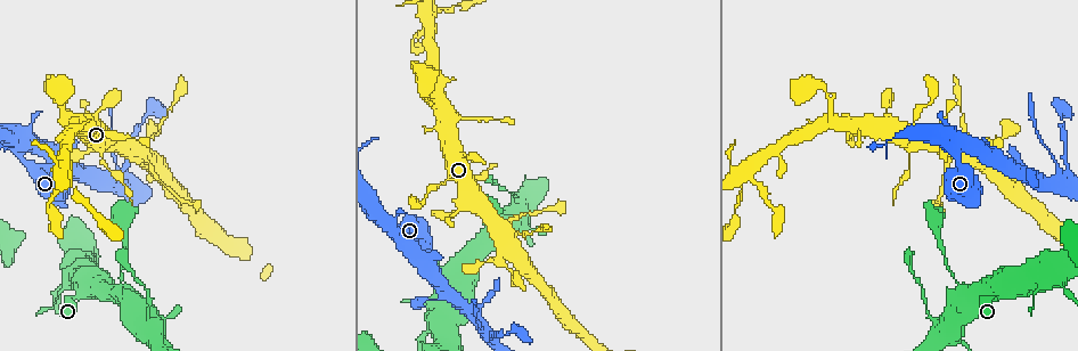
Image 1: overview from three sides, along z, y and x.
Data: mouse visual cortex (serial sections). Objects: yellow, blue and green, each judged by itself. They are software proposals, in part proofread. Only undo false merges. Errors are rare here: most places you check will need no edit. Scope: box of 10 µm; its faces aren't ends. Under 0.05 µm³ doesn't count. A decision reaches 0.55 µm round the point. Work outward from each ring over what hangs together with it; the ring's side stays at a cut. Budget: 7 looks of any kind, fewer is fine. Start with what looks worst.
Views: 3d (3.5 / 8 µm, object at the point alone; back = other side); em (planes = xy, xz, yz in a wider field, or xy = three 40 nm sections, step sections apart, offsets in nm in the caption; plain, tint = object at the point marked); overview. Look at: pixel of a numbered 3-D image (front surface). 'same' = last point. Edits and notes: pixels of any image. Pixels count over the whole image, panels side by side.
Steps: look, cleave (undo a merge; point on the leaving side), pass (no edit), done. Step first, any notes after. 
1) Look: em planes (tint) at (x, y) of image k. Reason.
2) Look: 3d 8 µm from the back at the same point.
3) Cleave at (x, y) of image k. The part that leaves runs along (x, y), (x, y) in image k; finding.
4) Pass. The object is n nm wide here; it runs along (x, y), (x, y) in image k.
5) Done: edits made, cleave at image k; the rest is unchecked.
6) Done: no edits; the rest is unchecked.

Look: em xy step 2 (tint) at (511, 269) of image 1. Thin neck.

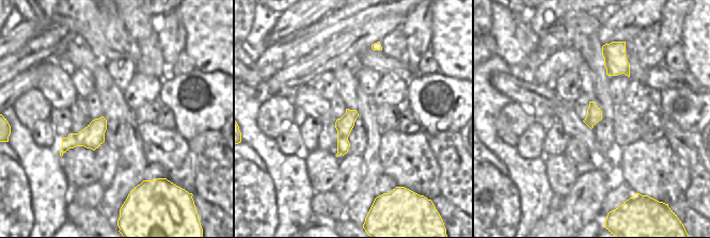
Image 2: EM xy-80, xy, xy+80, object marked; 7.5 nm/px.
Look: 3d 3.5 µm at the same point. Wider look.

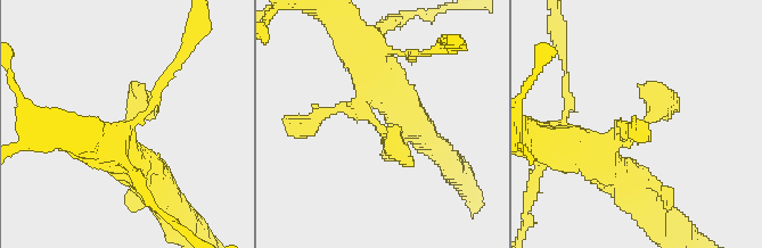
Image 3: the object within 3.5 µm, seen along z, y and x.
Pass. It runs along (586, 153), (676, 99) in image 3; continuous, no second cell.

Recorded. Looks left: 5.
Look: 3d 3.5 µm at (745, 172) of image 1. Small branch off a trunk.

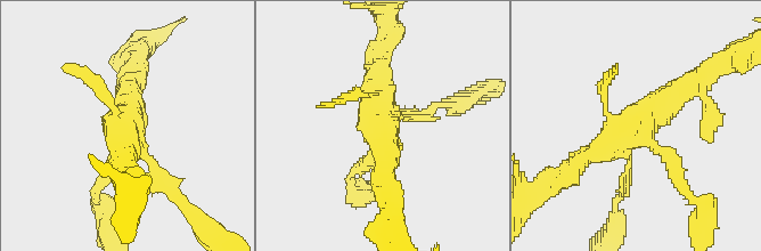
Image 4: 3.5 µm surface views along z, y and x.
Look: em planes (tint) at (638, 127) of image 4.

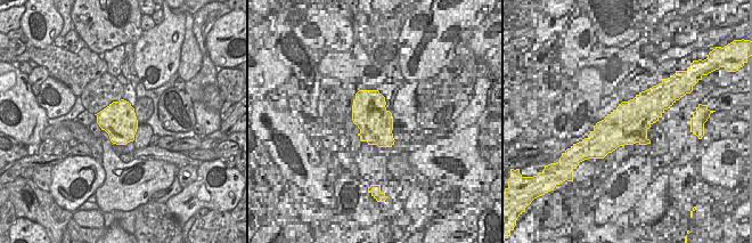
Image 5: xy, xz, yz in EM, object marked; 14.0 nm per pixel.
Pass. It runs along (692, 83), (626, 143), (626, 188) in image 4; continuous, no second cell.

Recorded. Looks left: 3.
Look: 3d 3.5 µm at (1038, 280) of image 1. Thick turns thin.

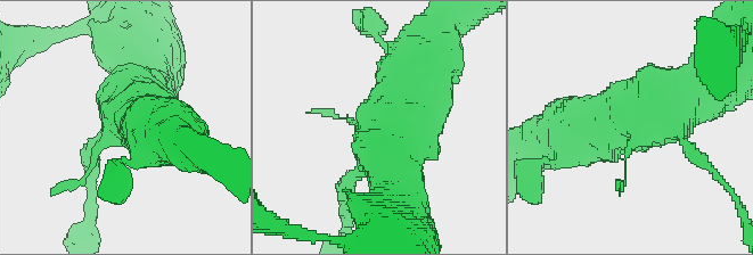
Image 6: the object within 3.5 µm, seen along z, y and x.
Look: em xy step 2 (tint) at (116, 127) of image 6. Need the tissue.

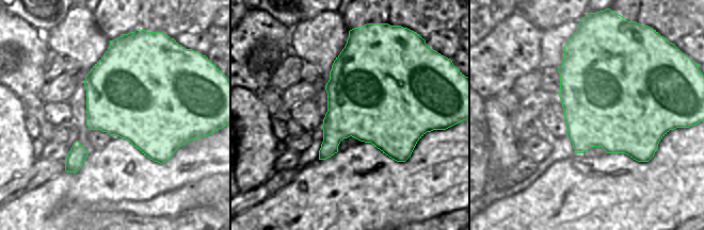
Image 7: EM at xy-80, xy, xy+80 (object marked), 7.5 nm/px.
Pass. All the same cell.

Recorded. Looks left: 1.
Done: no edits; the rest is unchecked.

